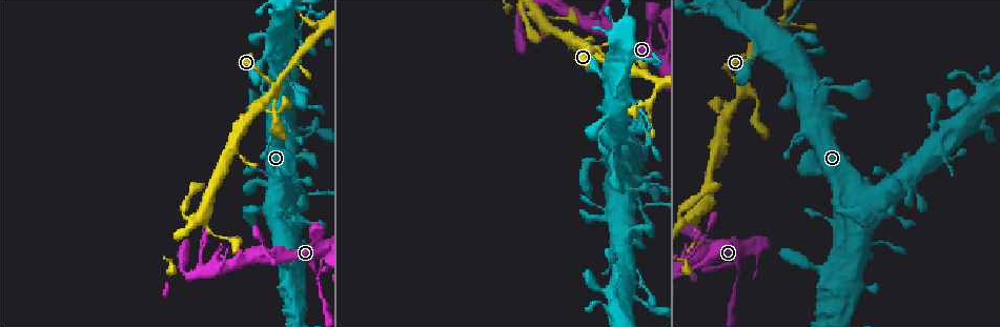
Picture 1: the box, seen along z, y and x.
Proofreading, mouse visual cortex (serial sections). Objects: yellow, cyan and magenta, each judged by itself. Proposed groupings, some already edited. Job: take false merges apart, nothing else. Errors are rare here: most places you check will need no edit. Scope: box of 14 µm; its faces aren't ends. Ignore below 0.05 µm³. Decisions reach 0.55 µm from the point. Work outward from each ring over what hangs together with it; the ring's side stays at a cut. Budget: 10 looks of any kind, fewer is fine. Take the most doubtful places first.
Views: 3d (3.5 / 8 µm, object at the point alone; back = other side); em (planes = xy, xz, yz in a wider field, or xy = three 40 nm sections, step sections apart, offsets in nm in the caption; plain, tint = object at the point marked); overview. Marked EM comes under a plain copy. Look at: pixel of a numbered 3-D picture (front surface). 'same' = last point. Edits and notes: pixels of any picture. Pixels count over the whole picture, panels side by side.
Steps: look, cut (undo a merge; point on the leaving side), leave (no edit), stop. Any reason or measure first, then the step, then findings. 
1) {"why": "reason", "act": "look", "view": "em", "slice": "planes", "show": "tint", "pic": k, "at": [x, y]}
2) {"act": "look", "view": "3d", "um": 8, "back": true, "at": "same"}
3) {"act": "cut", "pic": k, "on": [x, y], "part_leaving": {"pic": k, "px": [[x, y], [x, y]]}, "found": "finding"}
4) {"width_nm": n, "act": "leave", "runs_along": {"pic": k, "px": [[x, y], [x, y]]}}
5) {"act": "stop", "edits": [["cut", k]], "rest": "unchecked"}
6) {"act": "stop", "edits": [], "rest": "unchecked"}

{"act": "look", "view": "3d", "um": 3.5, "pic": 1, "at": [741, 86]}

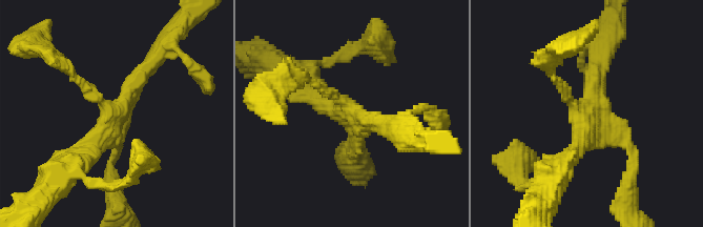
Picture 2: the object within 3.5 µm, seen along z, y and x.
{"arm_widths_nm": [150, 200, 250, 300], "act": "leave", "runs_along": {"pic": 2, "px": [[549, 67], [583, 116], [562, 164]]}, "found": "continuous, no second cell"}

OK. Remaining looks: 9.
{"why": "abrupt turn", "act": "look", "view": "3d", "um": 3.5, "pic": 1, "at": [200, 254]}

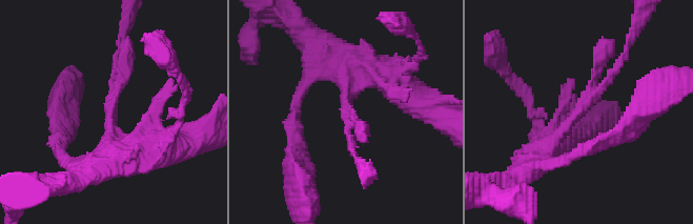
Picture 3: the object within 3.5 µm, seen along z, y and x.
{"why": "shape alone is not enough", "act": "look", "view": "em", "slice": "xy", "step": 1, "show": "tint", "pic": 3, "at": [347, 111]}

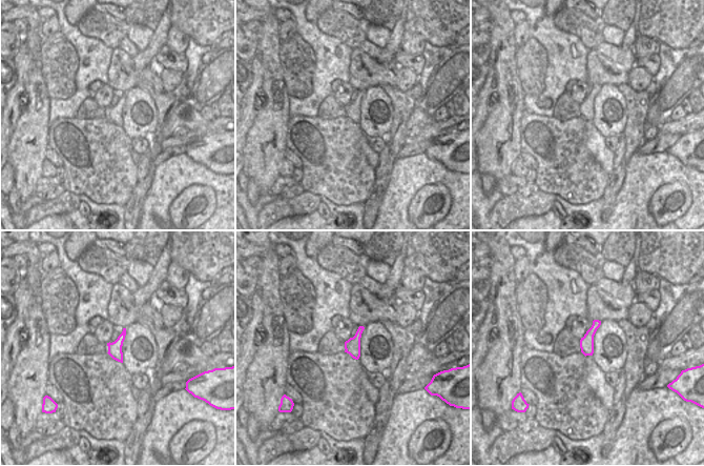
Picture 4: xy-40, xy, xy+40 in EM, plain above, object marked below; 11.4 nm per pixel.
{"act": "leave", "found": "one cell here"}

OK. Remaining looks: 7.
{"why": "calibre changes", "act": "look", "view": "3d", "um": 8, "pic": 1, "at": [302, 191]}

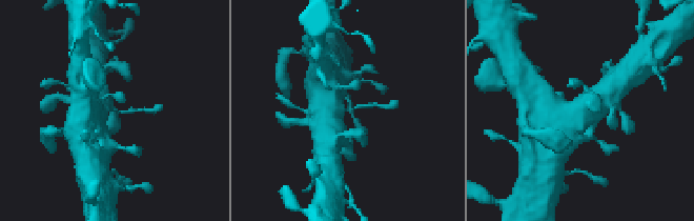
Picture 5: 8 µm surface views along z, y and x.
{"why": "zoom in", "act": "look", "view": "3d", "um": 3.5, "back": true, "pic": 5, "at": [113, 111]}

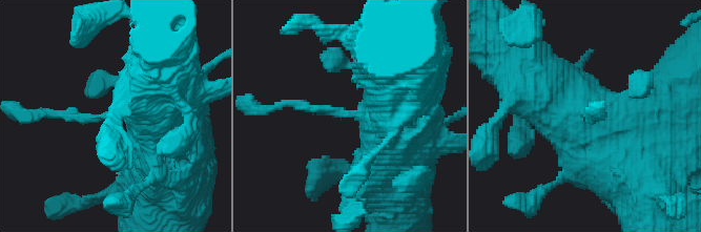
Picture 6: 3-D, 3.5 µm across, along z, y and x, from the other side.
{"why": "need the tissue", "act": "look", "view": "em", "slice": "xy", "step": 2, "show": "tint", "pic": 6, "at": [349, 115]}

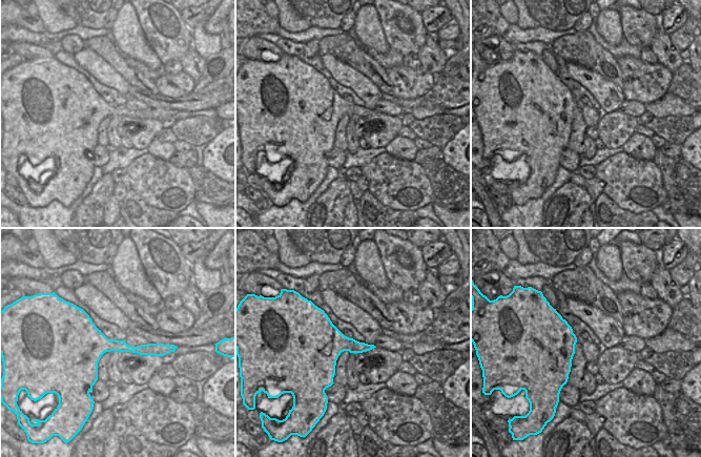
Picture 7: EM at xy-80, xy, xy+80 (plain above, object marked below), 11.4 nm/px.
{"width_nm": 320, "act": "leave", "runs_along": {"pic": 7, "px": [[73, 343], [163, 349]]}, "found": "continuous, no second cell"}

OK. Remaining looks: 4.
{"why": "sudden change in width", "act": "look", "view": "3d", "um": 3.5, "pic": 1, "at": [632, 102]}

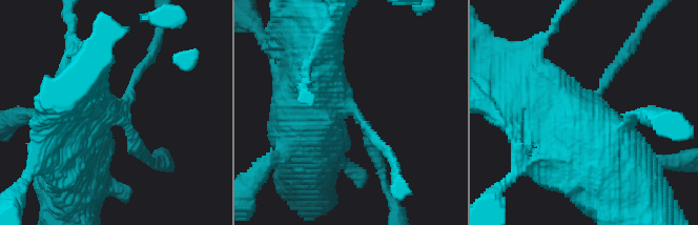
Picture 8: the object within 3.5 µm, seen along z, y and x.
{"why": "need the tissue", "act": "look", "view": "em", "slice": "xy", "step": 5, "show": "tint", "pic": 8, "at": [355, 111]}

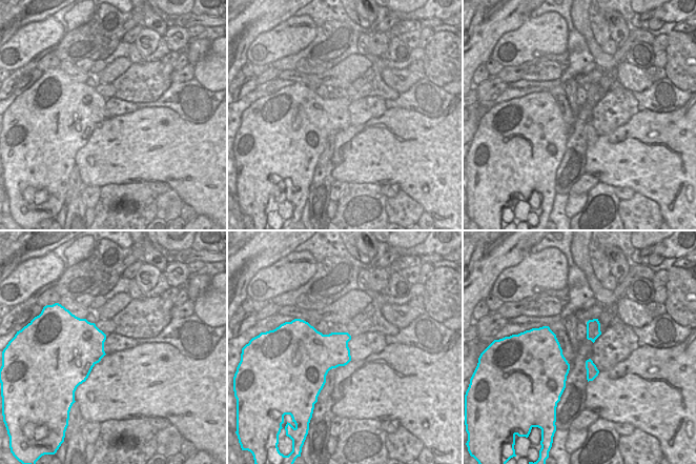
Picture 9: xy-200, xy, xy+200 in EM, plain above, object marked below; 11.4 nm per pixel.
{"act": "leave", "runs_along": {"pic": 8, "px": [[70, 129], [122, 103], [150, 55]]}, "found": "one cell here"}

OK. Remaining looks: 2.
{"act": "stop", "edits": [], "rest": "unchecked"}

